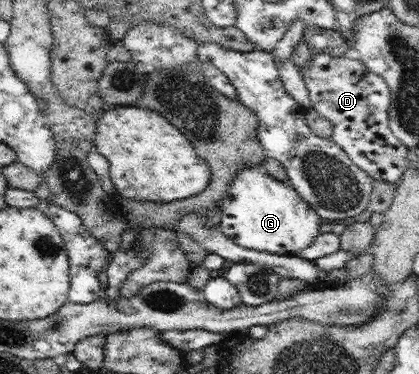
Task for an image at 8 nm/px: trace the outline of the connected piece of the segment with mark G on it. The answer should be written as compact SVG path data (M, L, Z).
M257 165L257 168L239 170L239 174L231 181L229 192L223 196L223 200L219 200L217 212L221 217L217 228L223 235L227 235L227 239L231 239L240 247L268 251L277 255L295 256L300 251L309 248L309 245L313 244L315 238L320 235L319 227L323 223L323 219L319 218L310 206L307 206L289 181L277 181L262 165Z

